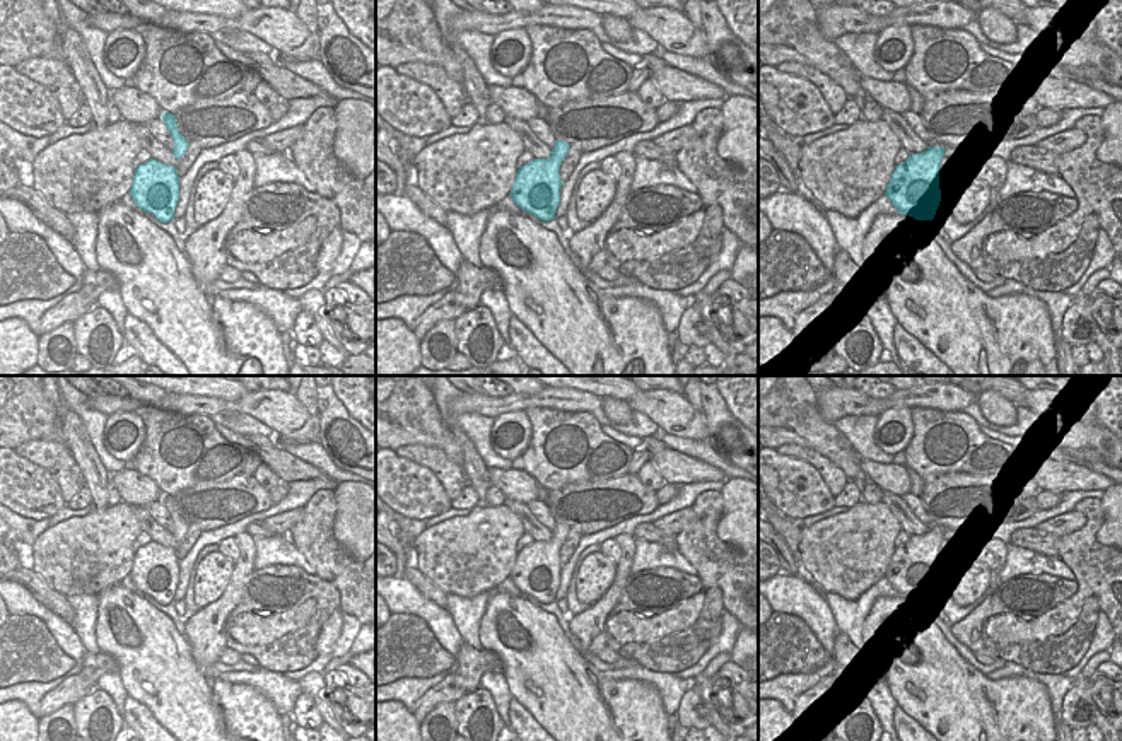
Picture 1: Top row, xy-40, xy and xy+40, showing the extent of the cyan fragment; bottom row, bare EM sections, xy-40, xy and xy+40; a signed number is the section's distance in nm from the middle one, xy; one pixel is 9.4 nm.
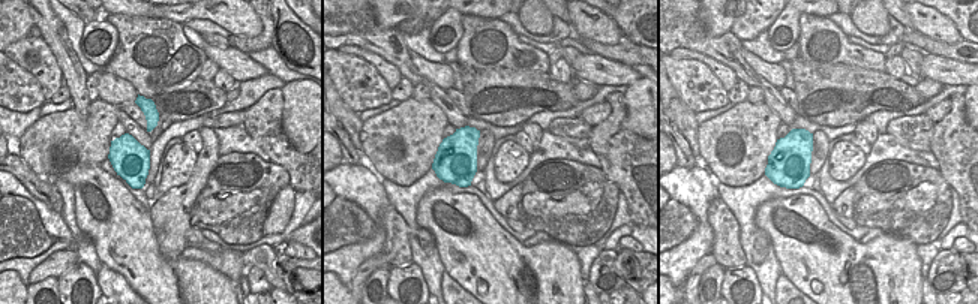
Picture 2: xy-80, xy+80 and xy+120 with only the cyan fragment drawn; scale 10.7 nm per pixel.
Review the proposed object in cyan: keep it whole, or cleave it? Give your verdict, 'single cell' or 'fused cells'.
single cell

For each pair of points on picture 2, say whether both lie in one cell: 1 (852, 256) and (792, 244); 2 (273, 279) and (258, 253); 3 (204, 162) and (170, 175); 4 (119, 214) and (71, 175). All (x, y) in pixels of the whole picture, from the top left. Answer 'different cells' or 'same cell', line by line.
1: same cell
2: same cell
3: different cells
4: same cell

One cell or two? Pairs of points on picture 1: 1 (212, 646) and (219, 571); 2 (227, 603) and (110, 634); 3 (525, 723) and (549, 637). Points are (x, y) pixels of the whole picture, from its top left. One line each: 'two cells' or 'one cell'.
1: two cells
2: two cells
3: two cells

